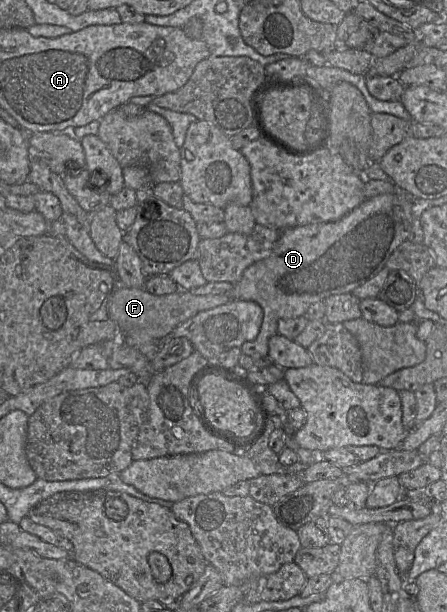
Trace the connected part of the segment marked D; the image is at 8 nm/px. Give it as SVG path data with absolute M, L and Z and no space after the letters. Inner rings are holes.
M390 193L367 198L337 221L311 223L281 232L280 238L272 247L271 255L249 266L234 288L225 293L233 300L256 302L263 309L258 336L255 340L244 343L240 348L241 353L252 358L267 357L268 341L277 334L278 320L303 316L310 305L332 295L352 293L355 288L376 276L385 267L395 249L408 240L414 219L414 203L407 194Z

